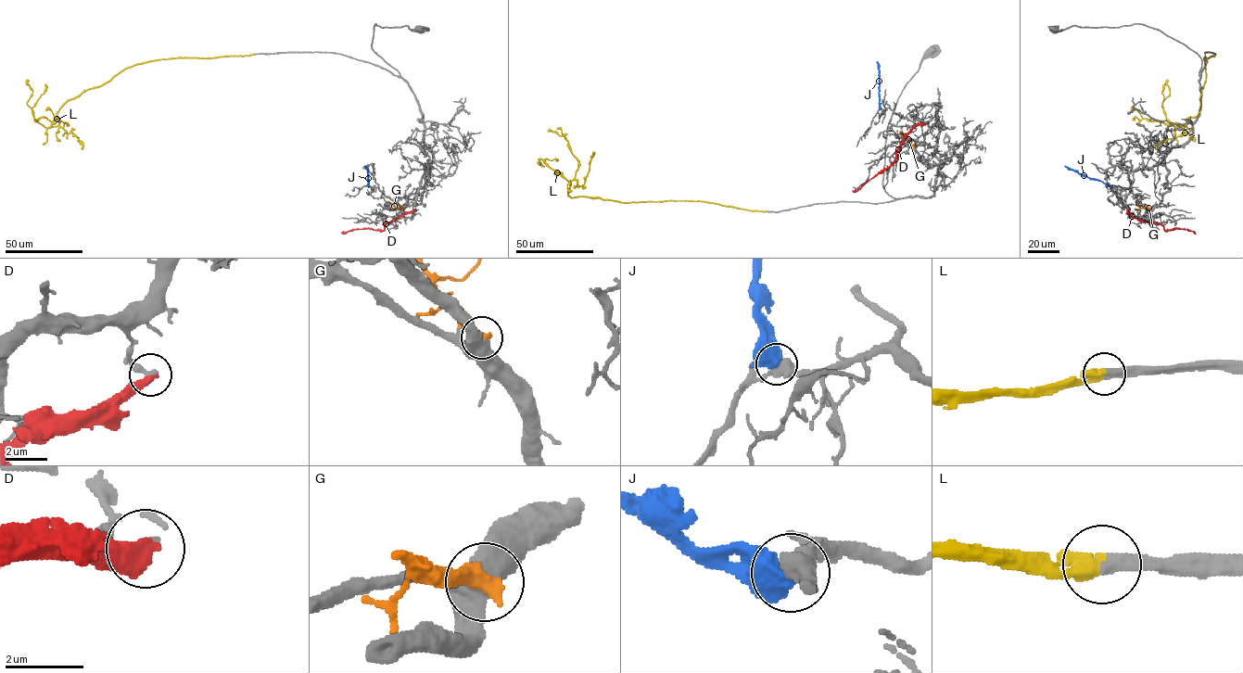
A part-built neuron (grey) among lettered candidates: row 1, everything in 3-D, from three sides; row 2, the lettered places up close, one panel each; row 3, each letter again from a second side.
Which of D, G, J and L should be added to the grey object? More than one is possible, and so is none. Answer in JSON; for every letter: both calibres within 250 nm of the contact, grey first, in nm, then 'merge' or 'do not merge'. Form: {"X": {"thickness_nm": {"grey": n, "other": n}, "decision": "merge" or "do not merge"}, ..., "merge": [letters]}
{"D": {"thickness_nm": {"grey": 280, "other": 500}, "decision": "do not merge"}, "G": {"thickness_nm": {"grey": 480, "other": 440}, "decision": "do not merge"}, "J": {"thickness_nm": {"grey": 480, "other": 750}, "decision": "do not merge"}, "L": {"thickness_nm": {"grey": 360, "other": 500}, "decision": "merge"}, "merge": ["L"]}

